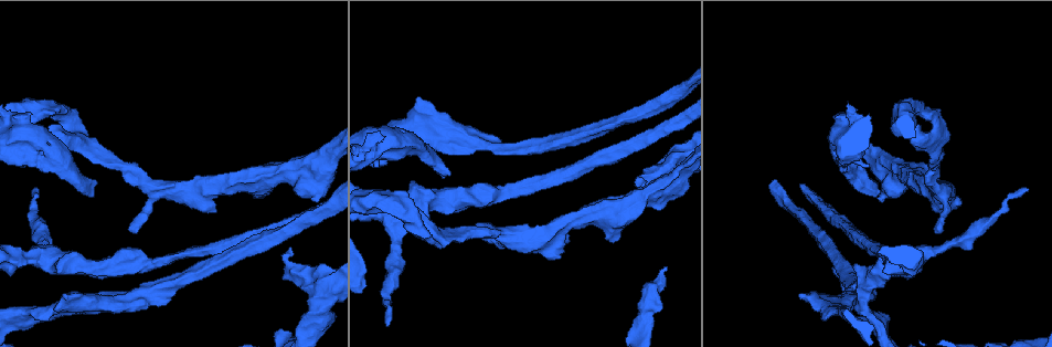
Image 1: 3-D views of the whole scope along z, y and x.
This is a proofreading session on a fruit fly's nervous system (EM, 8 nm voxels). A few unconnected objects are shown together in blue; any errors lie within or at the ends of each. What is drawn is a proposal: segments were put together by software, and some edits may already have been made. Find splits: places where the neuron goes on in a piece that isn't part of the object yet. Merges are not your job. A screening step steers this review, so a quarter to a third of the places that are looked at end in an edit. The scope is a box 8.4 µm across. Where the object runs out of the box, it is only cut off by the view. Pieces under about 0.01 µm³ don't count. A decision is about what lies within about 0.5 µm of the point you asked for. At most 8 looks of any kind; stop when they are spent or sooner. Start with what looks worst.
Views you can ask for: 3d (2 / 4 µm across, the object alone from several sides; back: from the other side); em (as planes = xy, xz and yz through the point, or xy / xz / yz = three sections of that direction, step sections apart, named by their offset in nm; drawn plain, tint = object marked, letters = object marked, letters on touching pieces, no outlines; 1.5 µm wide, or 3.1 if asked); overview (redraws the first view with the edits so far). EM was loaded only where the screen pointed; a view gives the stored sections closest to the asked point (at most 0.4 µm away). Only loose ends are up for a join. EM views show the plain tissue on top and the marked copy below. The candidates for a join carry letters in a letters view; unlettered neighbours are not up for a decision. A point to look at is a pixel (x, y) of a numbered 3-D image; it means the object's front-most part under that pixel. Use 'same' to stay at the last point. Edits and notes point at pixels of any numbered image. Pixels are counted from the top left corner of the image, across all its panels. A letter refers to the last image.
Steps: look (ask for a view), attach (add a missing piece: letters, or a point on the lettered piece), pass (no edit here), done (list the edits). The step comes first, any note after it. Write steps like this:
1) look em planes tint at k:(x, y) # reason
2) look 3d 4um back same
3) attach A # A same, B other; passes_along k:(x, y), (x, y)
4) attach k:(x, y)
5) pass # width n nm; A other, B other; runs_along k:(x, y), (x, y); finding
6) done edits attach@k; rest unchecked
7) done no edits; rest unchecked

look em yz step 4 tint at 1:(446, 172) # branch stops here

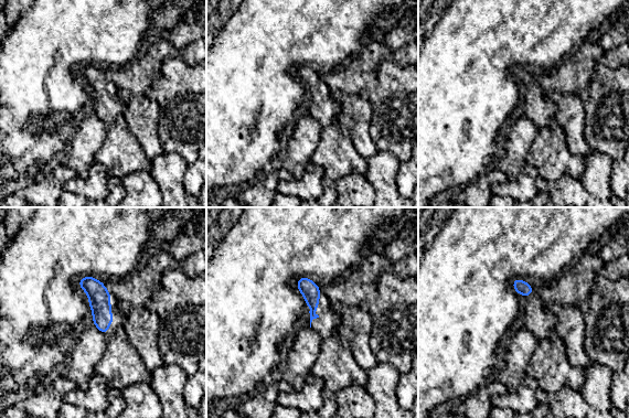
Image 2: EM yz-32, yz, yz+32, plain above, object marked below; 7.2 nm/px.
look em planes letters same # cut it another way

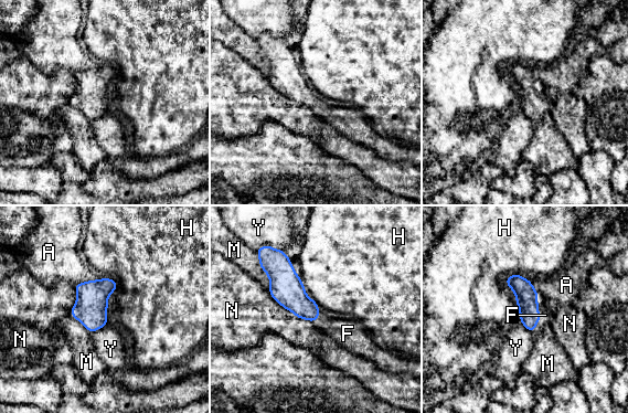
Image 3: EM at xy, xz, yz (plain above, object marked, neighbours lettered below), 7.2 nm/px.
attach F # A other, F same, H other, M other, N other, Y other; passes_along 3:(527, 297), (539, 316), (545, 315); it goes on there

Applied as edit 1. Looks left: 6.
look overview

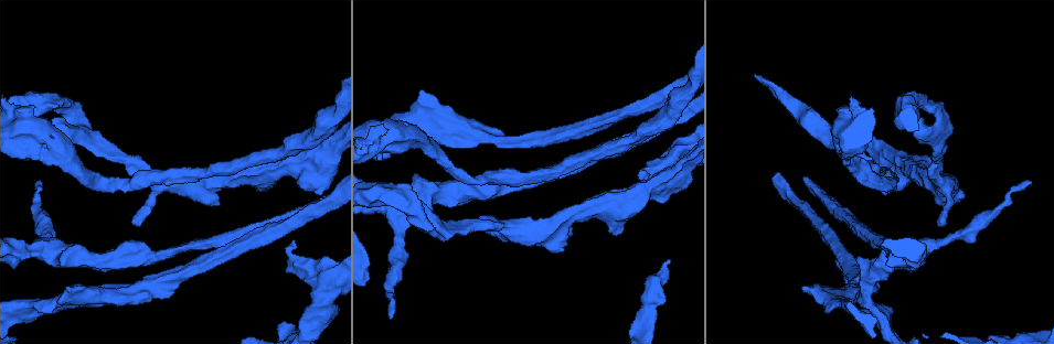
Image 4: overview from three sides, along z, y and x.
look em planes letters at 4:(646, 179) # free end

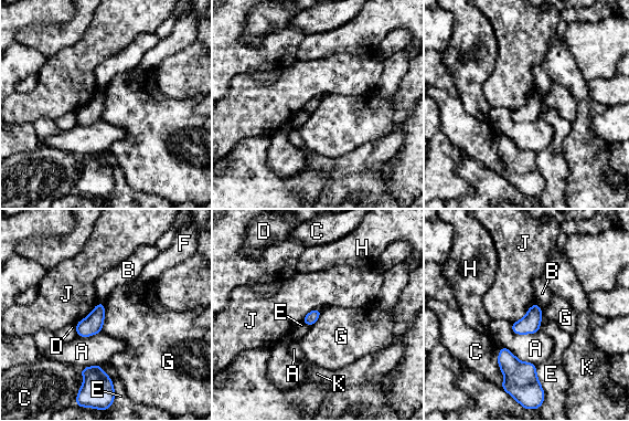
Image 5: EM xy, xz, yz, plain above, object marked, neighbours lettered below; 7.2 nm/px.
pass # A other, B other, C other, D other, E other, F other, G other, H other, J other, K other; border 5:(104, 302), (104, 323), (100, 332); no lettered piece goes on from it

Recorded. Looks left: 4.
look 3d 4um at 4:(1032, 182) # an open end

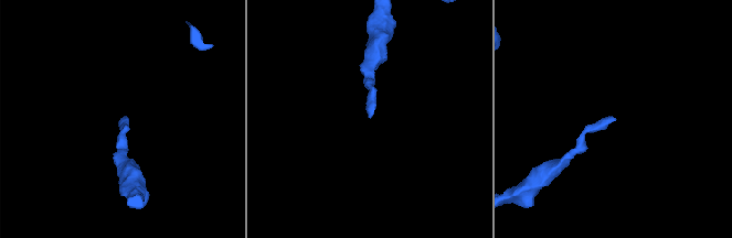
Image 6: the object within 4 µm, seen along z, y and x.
look em xy step 8 tint at 6:(123, 118) # now the EM

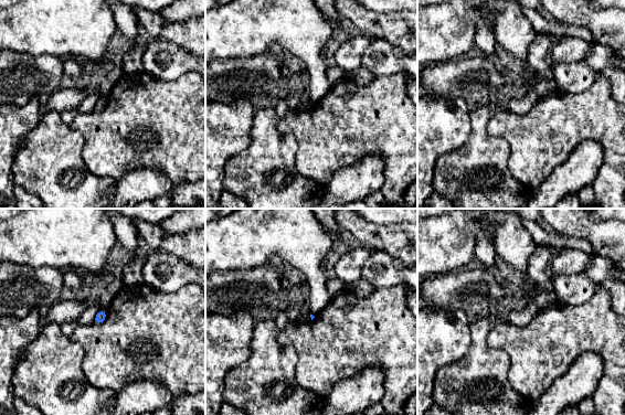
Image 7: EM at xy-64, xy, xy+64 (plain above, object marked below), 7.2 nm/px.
look em xz step 8 letters same # another direction

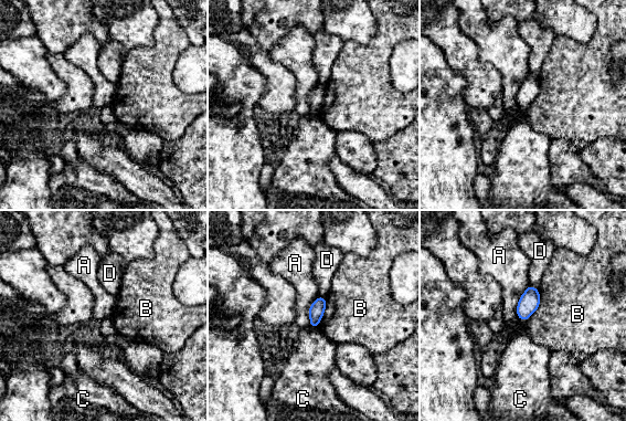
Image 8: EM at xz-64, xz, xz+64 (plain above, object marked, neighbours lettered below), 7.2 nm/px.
pass # longest_contact A 280 nm; A other, B other, C other, D other; none of them fits

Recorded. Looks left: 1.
done edits attach@3; rest unchecked

